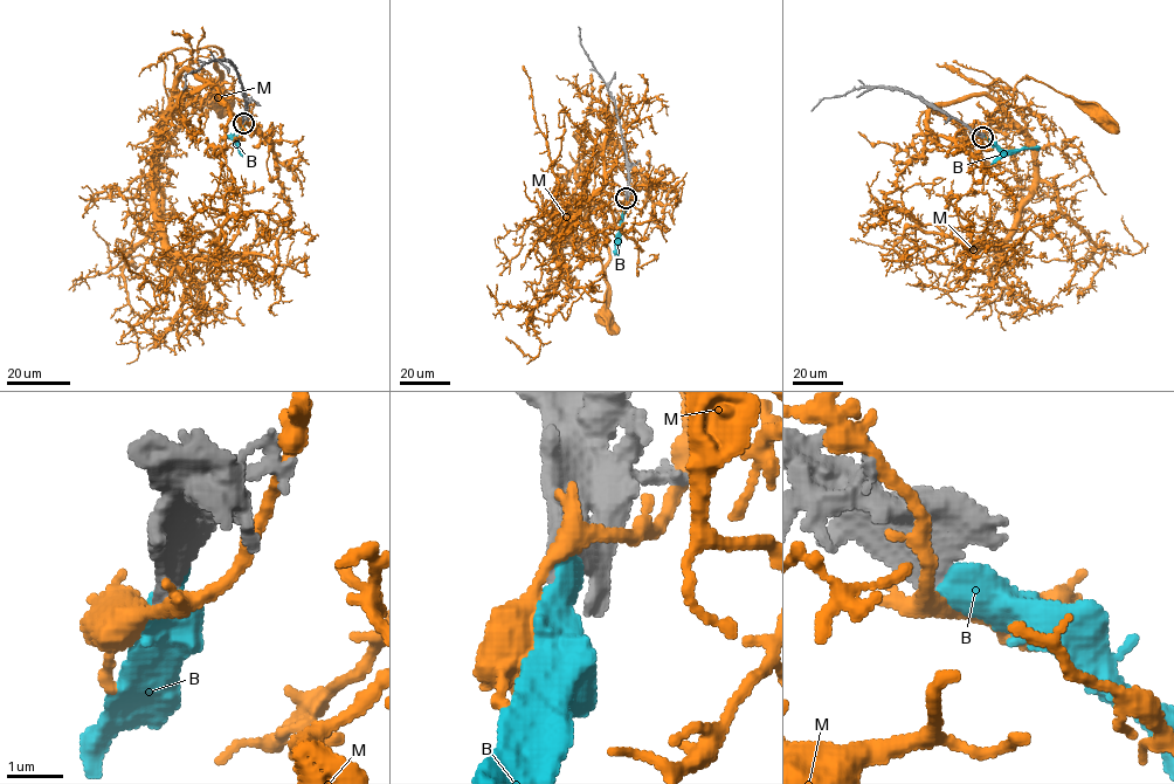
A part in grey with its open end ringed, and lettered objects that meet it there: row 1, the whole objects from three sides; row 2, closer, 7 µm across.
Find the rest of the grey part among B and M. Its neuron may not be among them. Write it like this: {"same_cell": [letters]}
{"same_cell": ["B"]}

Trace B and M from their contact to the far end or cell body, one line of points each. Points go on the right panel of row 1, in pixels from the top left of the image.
B: (982, 137), (1006, 151), (1040, 150)
M: (981, 137), (973, 129), (937, 136), (927, 114), (987, 95), (1024, 126), (1014, 88), (1028, 75), (1102, 111)

